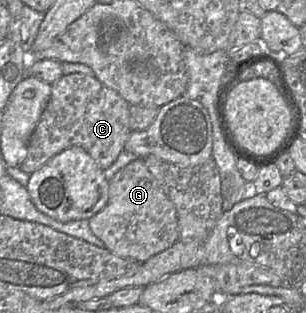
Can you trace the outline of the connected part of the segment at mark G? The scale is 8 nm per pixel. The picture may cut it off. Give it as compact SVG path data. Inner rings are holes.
M143 158L130 162L109 181L107 204L89 219L89 225L107 250L141 263L179 240L176 207L148 170Z

